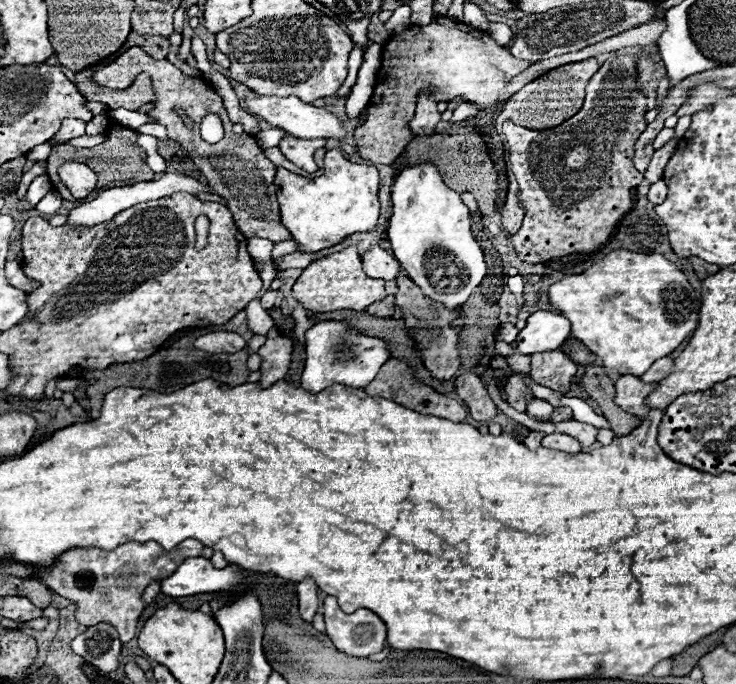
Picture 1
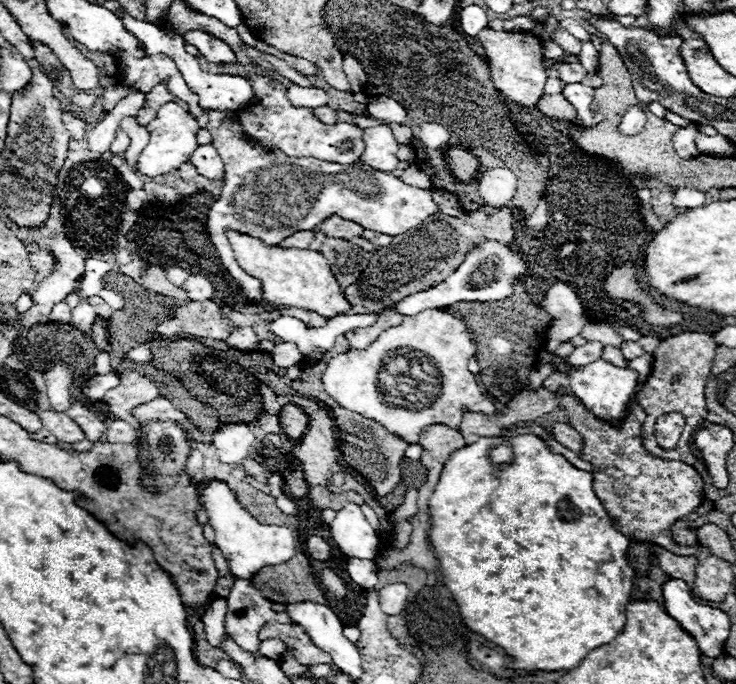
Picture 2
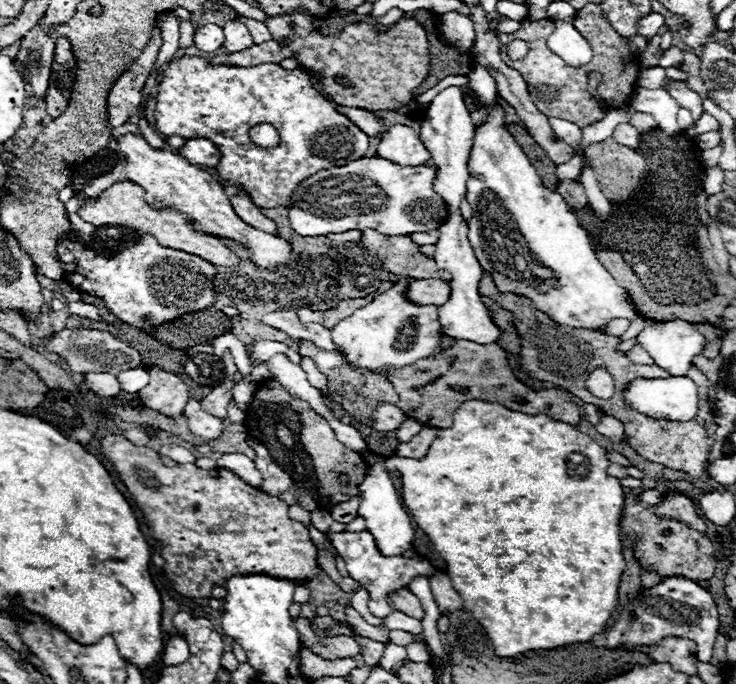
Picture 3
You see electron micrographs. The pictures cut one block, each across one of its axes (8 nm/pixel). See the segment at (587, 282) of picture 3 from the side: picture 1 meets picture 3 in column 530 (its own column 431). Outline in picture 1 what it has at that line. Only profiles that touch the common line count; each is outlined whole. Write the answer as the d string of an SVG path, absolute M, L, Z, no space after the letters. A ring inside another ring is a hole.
M420 164L420 166L410 166L402 170L394 178L392 202L394 202L394 212L388 224L388 240L392 244L394 258L406 270L406 276L426 294L426 298L442 304L446 310L460 308L486 274L484 254L470 232L470 210L462 204L460 194L450 190L442 182L442 176L434 164ZM434 252L440 252L446 258L430 258L430 254Z

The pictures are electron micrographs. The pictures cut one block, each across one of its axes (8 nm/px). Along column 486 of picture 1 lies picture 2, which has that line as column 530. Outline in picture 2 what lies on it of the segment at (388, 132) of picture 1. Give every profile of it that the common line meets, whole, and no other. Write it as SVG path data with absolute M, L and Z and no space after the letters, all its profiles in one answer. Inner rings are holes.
M484 28L482 32L478 32L476 42L484 48L494 88L522 106L534 106L542 96L546 84L546 68L540 40L530 32L494 32L490 28Z

